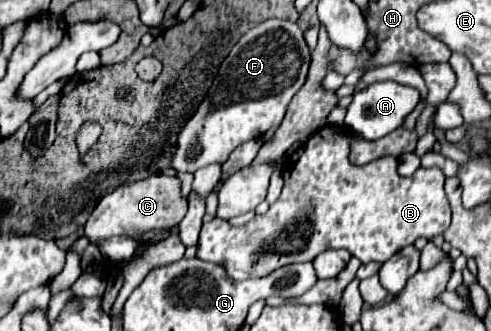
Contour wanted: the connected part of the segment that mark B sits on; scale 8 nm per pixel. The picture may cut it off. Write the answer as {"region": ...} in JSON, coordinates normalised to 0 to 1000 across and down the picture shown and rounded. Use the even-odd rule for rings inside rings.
{"region":[[[660,384],[635,408],[615,450],[578,486],[578,571],[570,601],[554,613],[538,650],[521,650],[509,674],[489,686],[477,686],[444,656],[415,674],[403,728],[403,776],[411,789],[452,801],[468,843],[501,849],[517,837],[542,837],[578,801],[640,789],[640,776],[664,752],[705,752],[717,776],[733,782],[733,795],[782,795],[815,752],[843,740],[851,716],[880,728],[912,692],[916,631],[912,601],[904,595],[908,535],[896,508],[855,505],[837,535],[823,541],[807,517],[807,474],[778,474],[774,486],[758,486],[737,505],[717,498],[709,486],[709,438],[713,408],[705,408],[697,384]]]}

